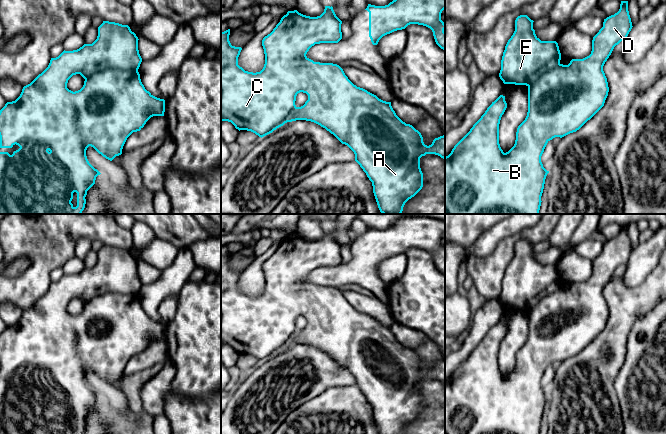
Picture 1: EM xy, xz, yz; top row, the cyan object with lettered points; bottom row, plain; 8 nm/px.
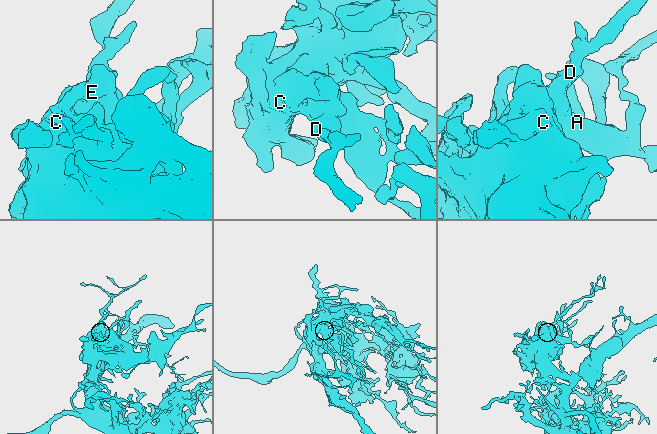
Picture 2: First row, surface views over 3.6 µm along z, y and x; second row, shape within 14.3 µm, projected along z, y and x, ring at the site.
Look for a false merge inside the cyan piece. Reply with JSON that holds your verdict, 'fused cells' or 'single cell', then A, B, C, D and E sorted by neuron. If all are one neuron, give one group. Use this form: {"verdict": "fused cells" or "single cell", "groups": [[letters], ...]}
{"verdict": "single cell", "groups": [["A", "B", "C", "D", "E"]]}

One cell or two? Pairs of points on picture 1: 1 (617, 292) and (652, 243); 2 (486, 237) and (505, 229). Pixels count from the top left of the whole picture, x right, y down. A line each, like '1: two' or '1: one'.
1: two
2: one

